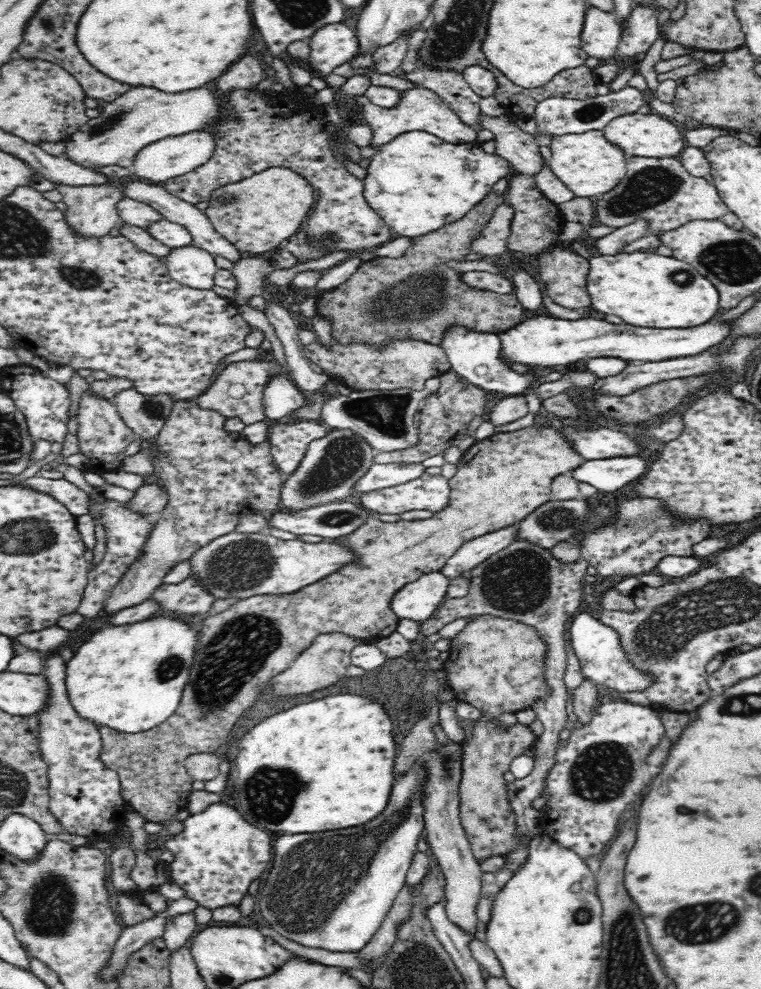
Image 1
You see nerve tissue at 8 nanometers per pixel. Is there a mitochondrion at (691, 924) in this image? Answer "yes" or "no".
yes

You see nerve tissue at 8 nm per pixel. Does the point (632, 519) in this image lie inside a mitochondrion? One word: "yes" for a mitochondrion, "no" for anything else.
yes

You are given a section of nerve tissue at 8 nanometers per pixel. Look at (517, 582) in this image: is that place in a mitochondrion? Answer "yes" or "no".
yes

